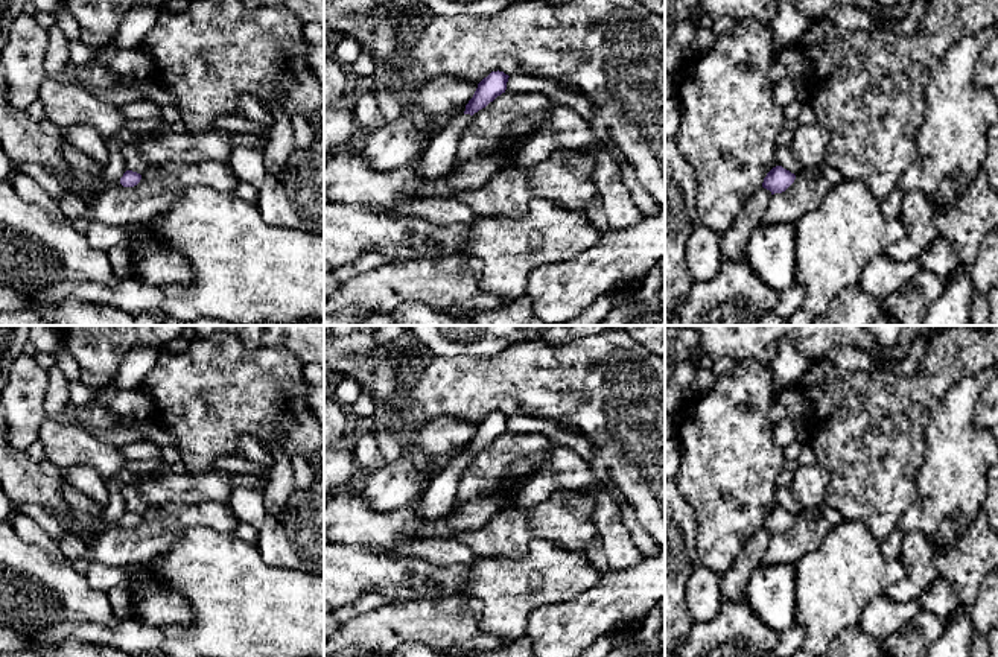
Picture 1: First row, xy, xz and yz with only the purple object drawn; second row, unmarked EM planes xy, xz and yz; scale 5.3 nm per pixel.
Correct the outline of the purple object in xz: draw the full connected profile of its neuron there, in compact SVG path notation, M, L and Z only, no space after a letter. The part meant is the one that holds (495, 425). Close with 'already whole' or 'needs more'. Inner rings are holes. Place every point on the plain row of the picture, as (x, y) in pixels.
M491 412L478 424L473 438L466 446L466 452L452 458L444 470L429 478L421 499L417 503L426 519L435 520L450 513L458 502L456 491L459 479L470 465L473 455L505 433L508 418L504 412Z | needs more

